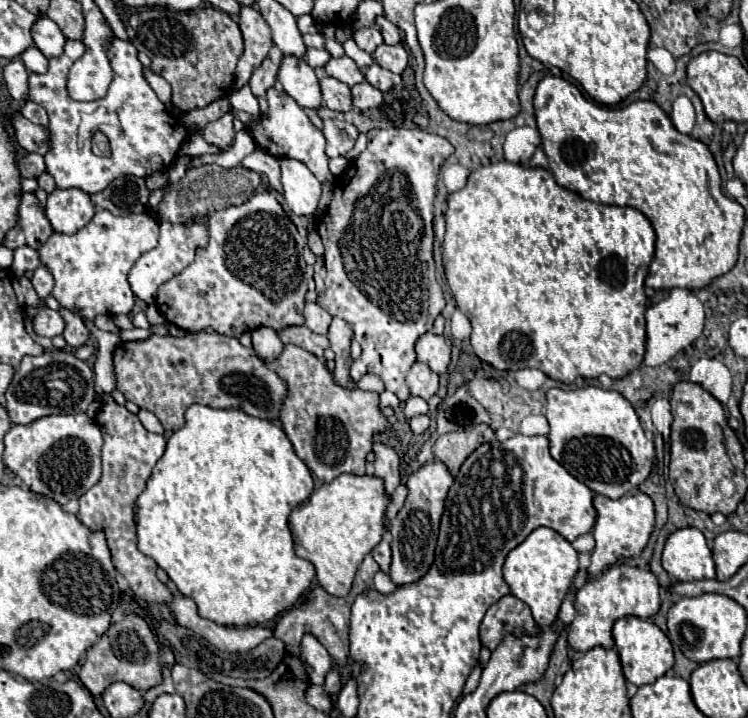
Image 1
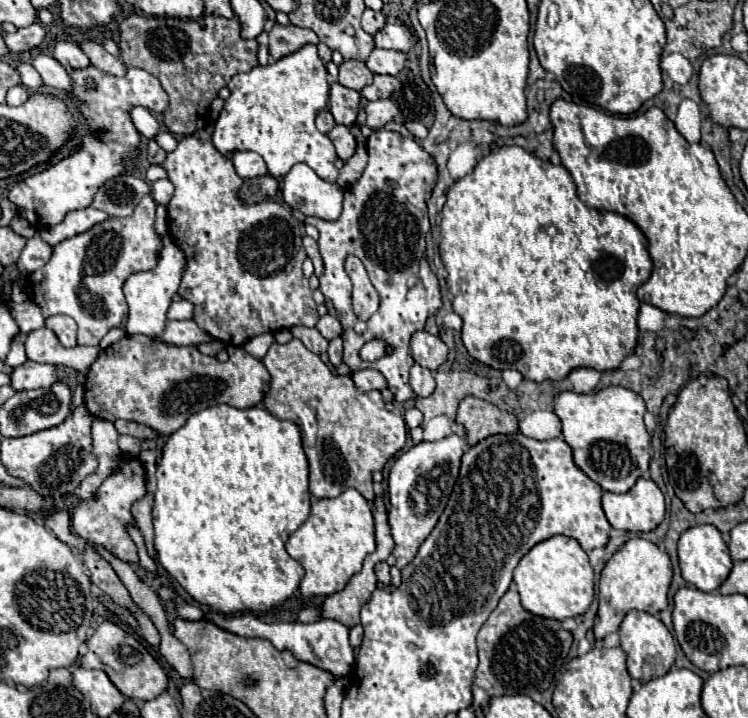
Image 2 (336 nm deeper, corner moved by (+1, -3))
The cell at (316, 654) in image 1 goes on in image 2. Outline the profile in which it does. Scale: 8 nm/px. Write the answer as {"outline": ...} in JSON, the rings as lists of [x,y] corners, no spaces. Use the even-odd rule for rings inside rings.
{"outline":[[[206,610],[204,614],[206,620],[214,622],[216,626],[238,634],[238,636],[258,636],[258,638],[268,638],[278,650],[290,650],[298,660],[310,662],[318,668],[324,668],[328,672],[332,672],[336,678],[348,676],[354,668],[354,650],[348,642],[348,632],[350,628],[344,626],[338,620],[328,620],[322,618],[314,624],[286,624],[286,622],[278,622],[278,624],[264,624],[260,622],[254,614],[240,614],[240,616],[226,616],[220,614],[216,610]]]}

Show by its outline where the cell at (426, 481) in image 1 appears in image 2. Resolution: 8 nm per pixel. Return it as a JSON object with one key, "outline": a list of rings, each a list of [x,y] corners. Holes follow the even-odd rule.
{"outline":[[[452,434],[438,442],[420,442],[416,446],[412,446],[390,468],[388,526],[390,526],[392,538],[396,542],[392,554],[396,556],[396,566],[400,570],[416,556],[420,544],[426,540],[426,536],[436,526],[440,514],[444,512],[446,502],[452,492],[452,486],[458,478],[460,458],[462,458],[464,450],[466,450],[466,440]]]}

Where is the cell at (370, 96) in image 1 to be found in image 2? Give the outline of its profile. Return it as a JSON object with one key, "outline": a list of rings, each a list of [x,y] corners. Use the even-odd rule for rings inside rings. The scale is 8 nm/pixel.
{"outline":[[[376,100],[376,102],[368,102],[366,104],[366,114],[368,114],[368,120],[366,124],[370,128],[382,128],[384,124],[392,122],[394,116],[396,116],[398,108],[392,100]]]}

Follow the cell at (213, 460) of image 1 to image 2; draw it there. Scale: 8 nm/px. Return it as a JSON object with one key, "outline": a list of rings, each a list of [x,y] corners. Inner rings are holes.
{"outline":[[[216,404],[210,406],[202,412],[196,412],[188,418],[188,422],[176,430],[164,444],[162,450],[162,460],[158,464],[158,490],[154,494],[154,546],[160,558],[160,564],[178,580],[180,586],[200,604],[206,604],[222,614],[234,614],[234,612],[266,612],[272,606],[282,604],[286,598],[290,598],[296,590],[298,584],[304,576],[304,568],[288,556],[284,544],[288,540],[288,534],[298,530],[310,516],[310,492],[308,492],[308,460],[302,450],[302,438],[300,438],[300,428],[294,422],[288,420],[278,420],[274,418],[266,408],[252,406],[252,408],[232,408],[228,404]]]}

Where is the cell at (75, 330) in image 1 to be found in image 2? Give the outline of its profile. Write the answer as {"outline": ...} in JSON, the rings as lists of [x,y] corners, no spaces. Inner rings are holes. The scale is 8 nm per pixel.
{"outline":[[[52,316],[46,320],[46,326],[58,336],[62,346],[76,346],[76,322],[70,316]]]}

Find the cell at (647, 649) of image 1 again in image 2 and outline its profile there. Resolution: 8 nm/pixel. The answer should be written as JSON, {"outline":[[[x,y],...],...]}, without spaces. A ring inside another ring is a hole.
{"outline":[[[630,610],[626,614],[626,618],[620,624],[620,646],[628,656],[630,676],[640,682],[648,682],[656,676],[664,676],[670,670],[670,666],[674,664],[674,656],[676,656],[674,638],[672,638],[670,630],[662,624],[662,620],[648,612]]]}

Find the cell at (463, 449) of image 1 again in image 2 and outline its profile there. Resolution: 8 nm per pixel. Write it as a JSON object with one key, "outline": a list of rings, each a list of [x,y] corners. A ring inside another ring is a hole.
{"outline":[[[466,396],[464,400],[460,400],[456,422],[466,426],[470,446],[494,434],[518,432],[518,418],[514,414],[504,412],[492,402],[476,396]]]}

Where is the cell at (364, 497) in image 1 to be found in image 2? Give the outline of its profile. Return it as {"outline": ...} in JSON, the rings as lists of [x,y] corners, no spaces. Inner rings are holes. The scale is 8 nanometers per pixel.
{"outline":[[[354,488],[342,492],[336,498],[314,500],[308,520],[286,540],[286,552],[306,570],[300,582],[300,594],[304,598],[340,592],[362,568],[366,554],[370,554],[374,548],[372,508]]]}

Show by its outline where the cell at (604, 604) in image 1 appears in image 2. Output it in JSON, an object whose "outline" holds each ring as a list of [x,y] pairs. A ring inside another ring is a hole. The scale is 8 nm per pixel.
{"outline":[[[630,538],[604,566],[600,578],[600,622],[594,624],[594,636],[604,638],[616,632],[628,610],[644,610],[658,616],[668,606],[668,588],[672,582],[672,564],[666,550],[644,538]]]}

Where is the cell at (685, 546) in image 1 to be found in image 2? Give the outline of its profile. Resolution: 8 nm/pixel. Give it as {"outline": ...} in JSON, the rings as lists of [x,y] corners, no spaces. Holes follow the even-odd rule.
{"outline":[[[712,524],[688,528],[678,540],[678,558],[680,558],[680,570],[682,570],[684,580],[694,584],[702,592],[718,590],[732,570],[732,558],[730,558],[728,544],[724,542],[720,530]]]}

